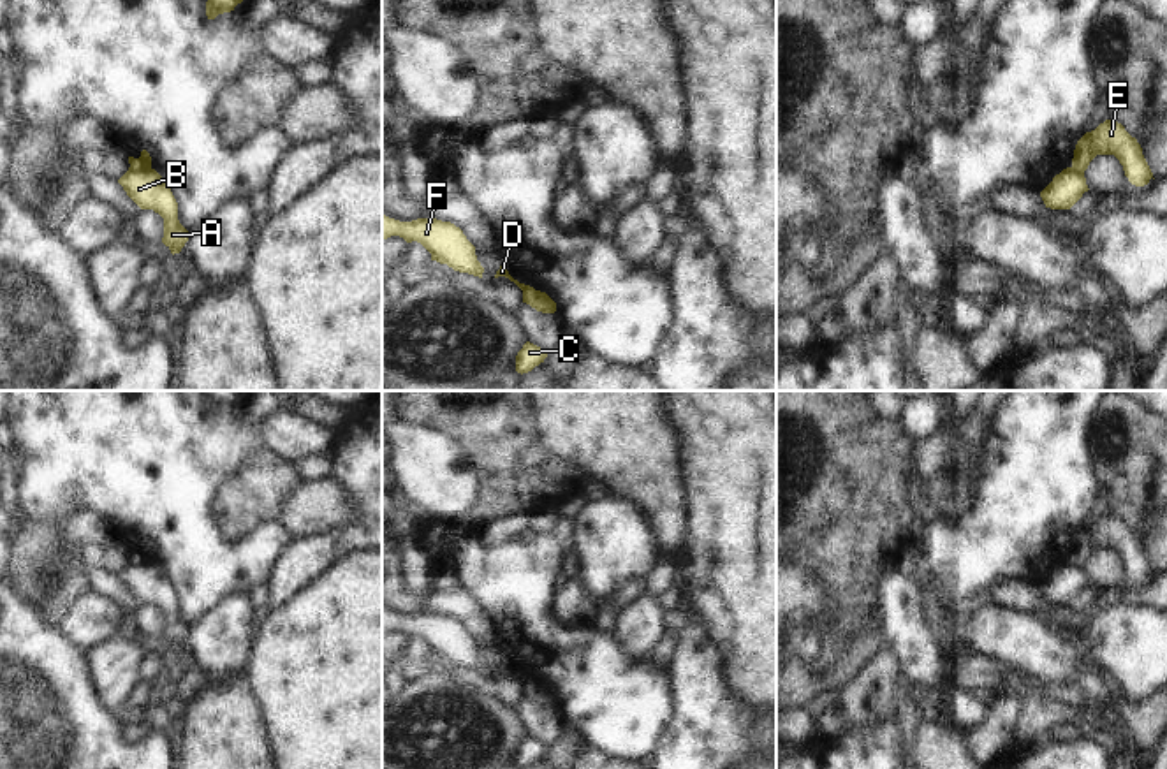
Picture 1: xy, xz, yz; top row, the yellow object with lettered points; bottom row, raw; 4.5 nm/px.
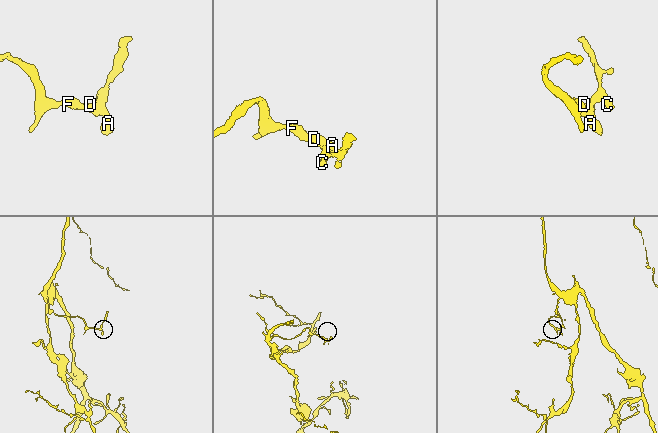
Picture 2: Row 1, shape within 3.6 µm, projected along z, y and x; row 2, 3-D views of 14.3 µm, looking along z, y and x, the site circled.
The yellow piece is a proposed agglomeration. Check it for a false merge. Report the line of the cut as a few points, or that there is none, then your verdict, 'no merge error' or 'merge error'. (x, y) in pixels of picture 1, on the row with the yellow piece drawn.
cut in xy along (131, 166), (150, 169); merge error

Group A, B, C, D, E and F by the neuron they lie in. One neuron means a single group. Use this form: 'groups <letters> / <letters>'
groups A B D F / C E

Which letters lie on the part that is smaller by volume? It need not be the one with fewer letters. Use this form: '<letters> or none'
C, E

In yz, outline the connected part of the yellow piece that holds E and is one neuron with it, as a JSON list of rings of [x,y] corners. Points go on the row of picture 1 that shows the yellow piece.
[[[1105,120],[1077,141],[1072,169],[1084,174],[1097,155],[1114,155],[1123,165],[1125,176],[1135,187],[1144,187],[1153,178],[1141,144],[1114,120]]]

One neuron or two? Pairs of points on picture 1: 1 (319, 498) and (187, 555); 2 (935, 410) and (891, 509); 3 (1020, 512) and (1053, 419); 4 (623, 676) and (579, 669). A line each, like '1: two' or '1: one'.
1: two
2: two
3: one
4: one

